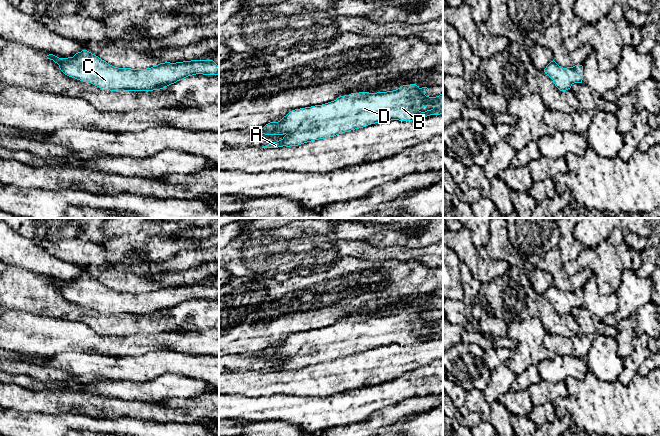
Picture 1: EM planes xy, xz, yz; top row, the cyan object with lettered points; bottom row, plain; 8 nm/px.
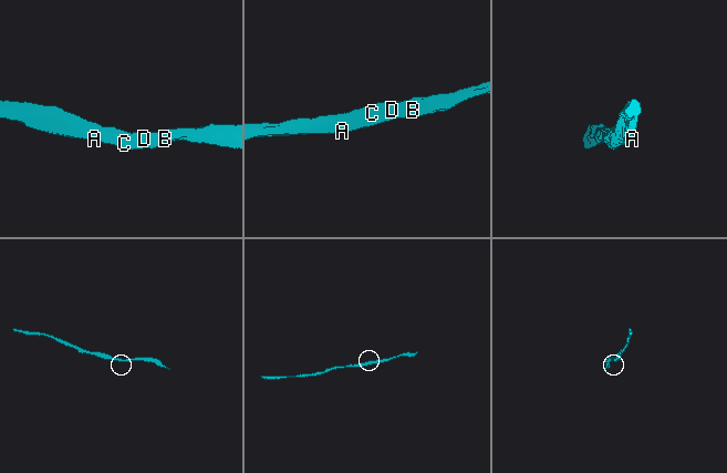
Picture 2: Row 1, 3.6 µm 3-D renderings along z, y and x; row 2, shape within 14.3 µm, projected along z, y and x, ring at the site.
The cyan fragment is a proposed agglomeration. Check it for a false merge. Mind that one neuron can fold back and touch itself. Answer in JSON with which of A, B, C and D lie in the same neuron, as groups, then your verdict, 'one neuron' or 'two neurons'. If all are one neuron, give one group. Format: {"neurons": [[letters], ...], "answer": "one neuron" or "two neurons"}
{"neurons": [["A", "B", "C", "D"]], "answer": "one neuron"}

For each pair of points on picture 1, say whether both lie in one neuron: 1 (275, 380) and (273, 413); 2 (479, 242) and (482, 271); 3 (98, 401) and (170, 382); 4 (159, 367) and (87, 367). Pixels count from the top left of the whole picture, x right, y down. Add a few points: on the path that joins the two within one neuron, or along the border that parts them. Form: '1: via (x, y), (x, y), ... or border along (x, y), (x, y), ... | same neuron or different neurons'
1: border along (297, 395), (259, 395), (251, 397) | different neurons
2: border along (467, 228), (471, 234), (471, 241), (477, 249) | different neurons
3: border along (89, 391), (102, 396), (118, 397), (121, 399) | different neurons
4: via (141, 368), (111, 369), (105, 367) | same neuron

